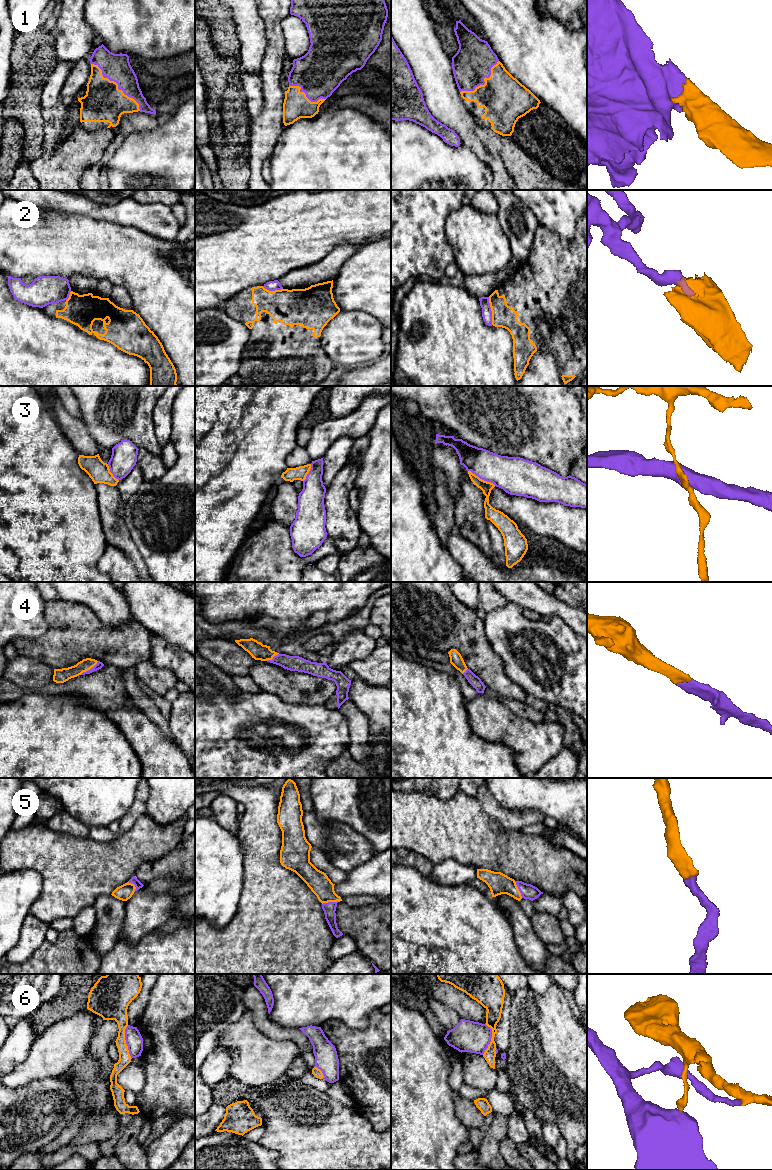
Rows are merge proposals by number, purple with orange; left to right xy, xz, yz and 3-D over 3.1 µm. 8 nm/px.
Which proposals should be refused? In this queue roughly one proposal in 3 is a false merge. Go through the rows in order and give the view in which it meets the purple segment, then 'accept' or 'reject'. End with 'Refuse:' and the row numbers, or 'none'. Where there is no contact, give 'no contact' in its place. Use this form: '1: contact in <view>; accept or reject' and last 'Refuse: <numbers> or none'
1: contact in xy; accept
2: contact in yz; reject
3: contact in yz; reject
4: contact in xy; accept
5: contact in yz; accept
6: contact in xy; reject
Refuse: 2, 3, 6

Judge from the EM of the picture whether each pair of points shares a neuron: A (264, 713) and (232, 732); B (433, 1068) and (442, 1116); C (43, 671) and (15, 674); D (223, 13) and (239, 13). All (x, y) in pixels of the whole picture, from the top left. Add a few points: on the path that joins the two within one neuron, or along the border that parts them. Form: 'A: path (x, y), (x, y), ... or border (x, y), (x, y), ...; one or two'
A: path (256, 720), (238, 724); one
B: path (433, 1080), (433, 1104); one
C: path (36, 673), (22, 673); one
D: border (230, 10), (237, 36); two

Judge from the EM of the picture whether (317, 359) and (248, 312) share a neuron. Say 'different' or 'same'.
same

